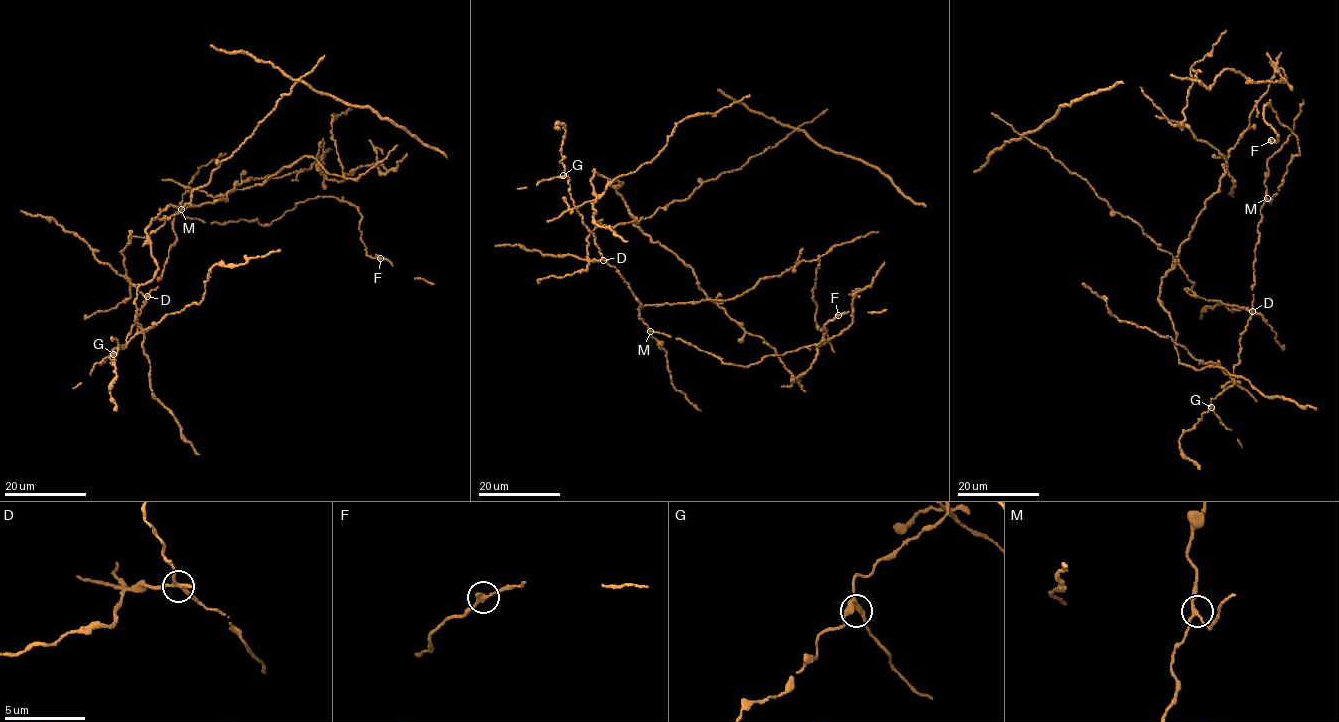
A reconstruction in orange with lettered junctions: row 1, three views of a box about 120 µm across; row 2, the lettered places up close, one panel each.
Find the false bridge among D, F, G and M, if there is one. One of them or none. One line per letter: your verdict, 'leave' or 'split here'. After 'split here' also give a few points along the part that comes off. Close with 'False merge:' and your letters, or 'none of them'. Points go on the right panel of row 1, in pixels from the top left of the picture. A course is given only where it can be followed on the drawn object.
D: split here; course (1253, 311), (1197, 297), (1172, 260), (1275, 72), (1285, 81), (1255, 82), (1228, 69), (1207, 88), (1170, 75)
F: leave
G: leave
M: leave
False merge: D

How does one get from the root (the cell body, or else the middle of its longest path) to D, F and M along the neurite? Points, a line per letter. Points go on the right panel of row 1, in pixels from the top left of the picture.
D: (1222, 303), (1253, 311)
F: (1222, 303), (1252, 312), (1260, 209), (1299, 154), (1297, 138), (1268, 102), (1264, 120), (1278, 138), (1271, 140)
M: (1222, 303), (1252, 312), (1253, 264), (1259, 238), (1257, 225), (1267, 198)

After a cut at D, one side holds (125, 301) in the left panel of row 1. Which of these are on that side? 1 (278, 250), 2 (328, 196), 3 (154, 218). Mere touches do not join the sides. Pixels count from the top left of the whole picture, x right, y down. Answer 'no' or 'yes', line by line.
1: yes
2: no
3: yes

